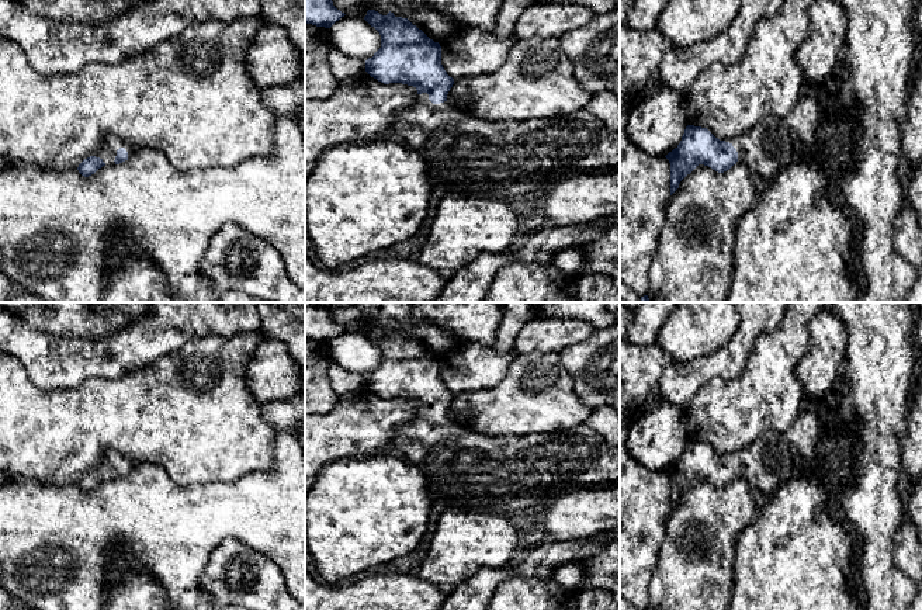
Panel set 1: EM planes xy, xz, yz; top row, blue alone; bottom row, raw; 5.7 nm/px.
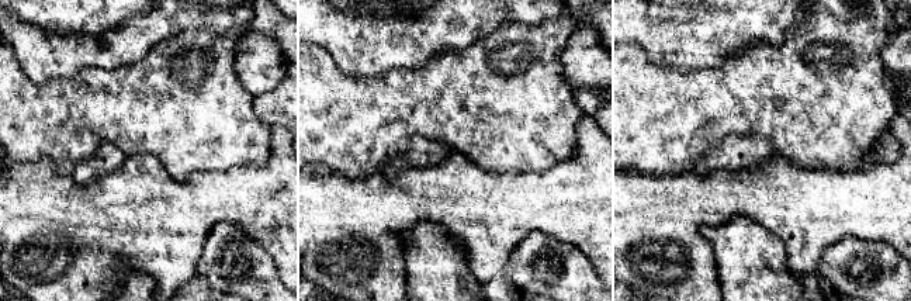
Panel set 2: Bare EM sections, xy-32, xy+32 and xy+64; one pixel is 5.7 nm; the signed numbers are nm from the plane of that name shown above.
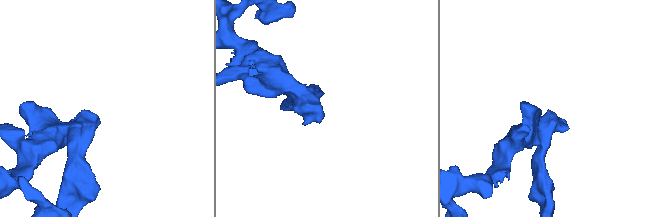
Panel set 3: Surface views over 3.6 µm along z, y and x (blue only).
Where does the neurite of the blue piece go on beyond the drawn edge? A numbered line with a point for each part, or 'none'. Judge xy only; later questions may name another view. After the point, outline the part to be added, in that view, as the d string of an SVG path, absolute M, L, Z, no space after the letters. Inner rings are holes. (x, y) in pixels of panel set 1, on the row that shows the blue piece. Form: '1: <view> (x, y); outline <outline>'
1: xy (107, 151); outline M110 134L91 156L100 157L105 164L115 164L114 160L119 148L124 148L128 152L128 159L136 150L131 143L122 141L119 136Z

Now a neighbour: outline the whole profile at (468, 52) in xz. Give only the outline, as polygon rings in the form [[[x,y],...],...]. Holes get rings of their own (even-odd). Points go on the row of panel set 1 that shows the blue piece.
[[[462,28],[440,42],[441,65],[454,80],[500,69],[517,38],[498,38],[478,28]]]

